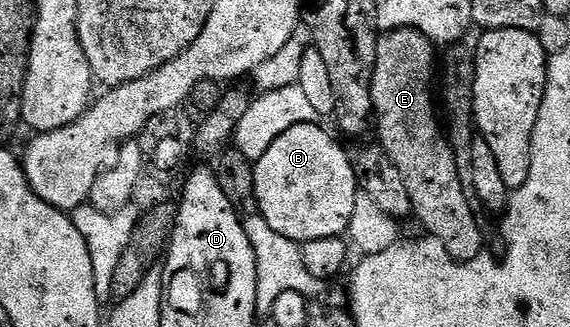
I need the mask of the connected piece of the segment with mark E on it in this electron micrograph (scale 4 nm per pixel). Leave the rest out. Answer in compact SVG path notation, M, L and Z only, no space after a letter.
M408 26L377 37L372 77L374 130L376 126L380 133L379 145L390 156L394 168L402 172L402 180L406 180L406 192L410 192L414 218L428 229L425 231L431 237L444 245L455 262L469 262L480 257L485 249L484 238L472 211L473 203L462 180L458 180L458 164L448 143L445 127L438 117L437 103L436 106L432 103L436 53L437 47L421 30L412 30Z

